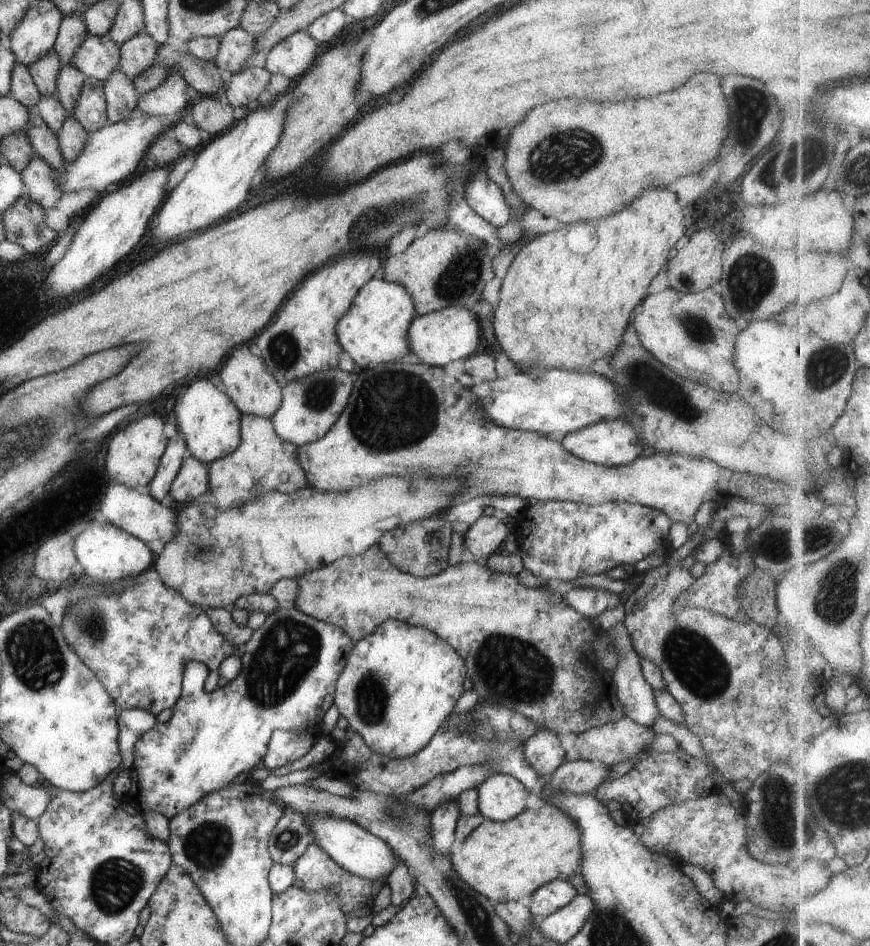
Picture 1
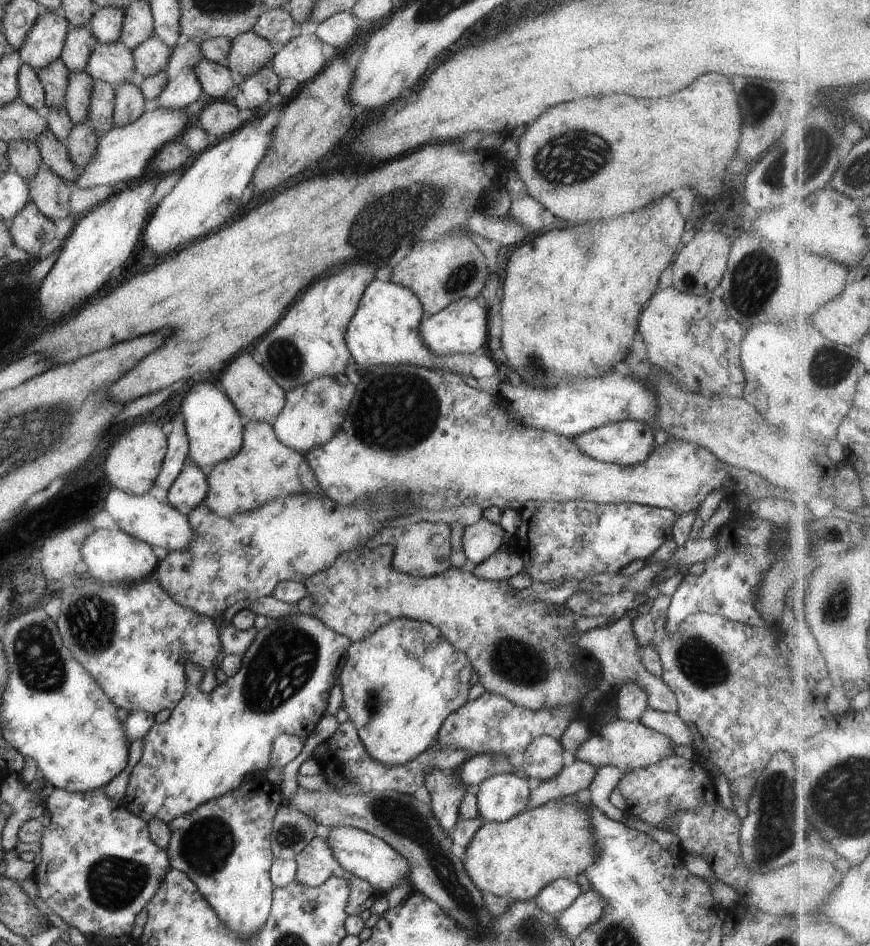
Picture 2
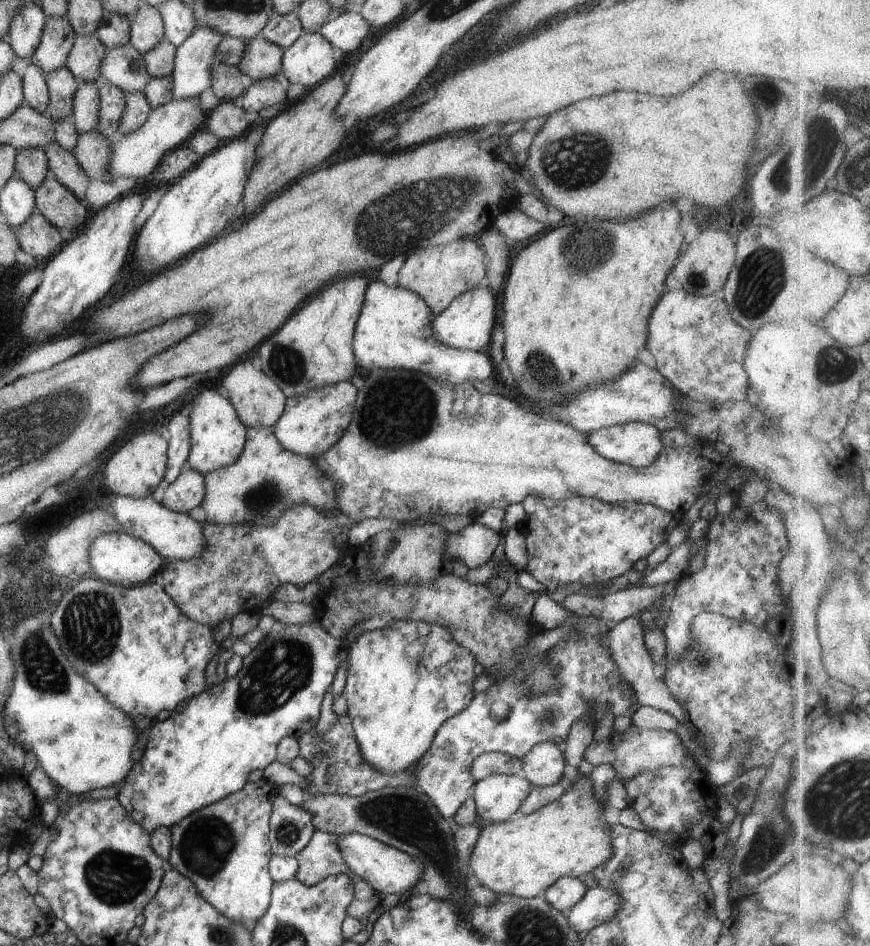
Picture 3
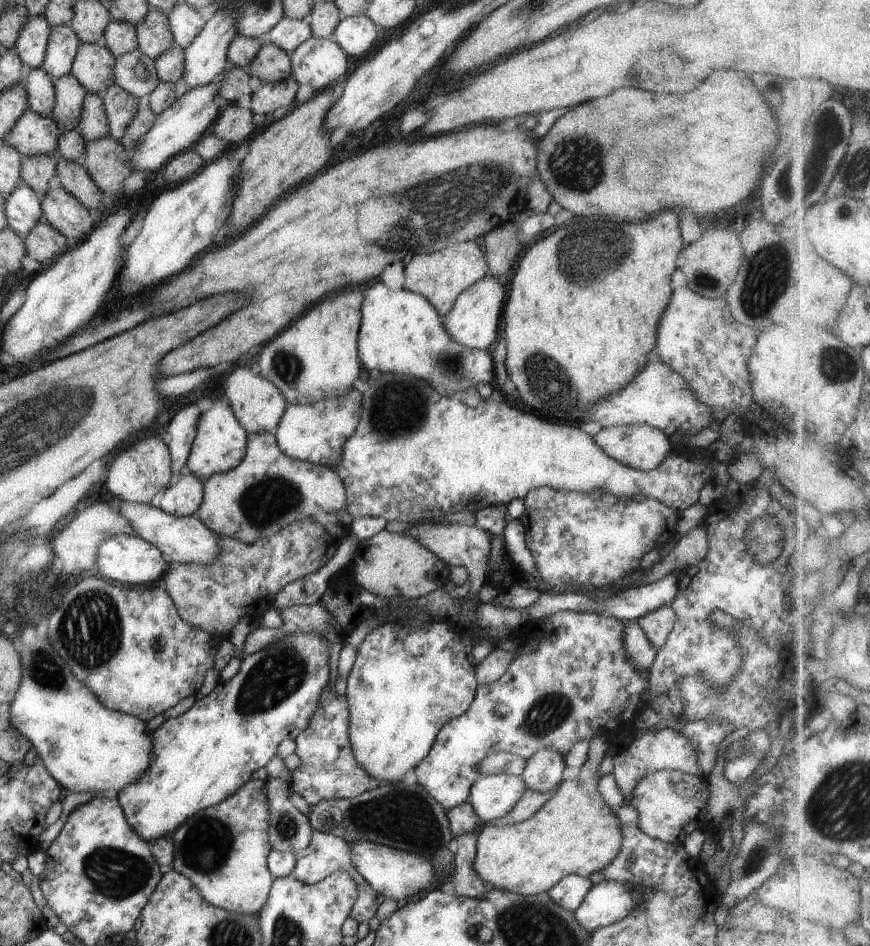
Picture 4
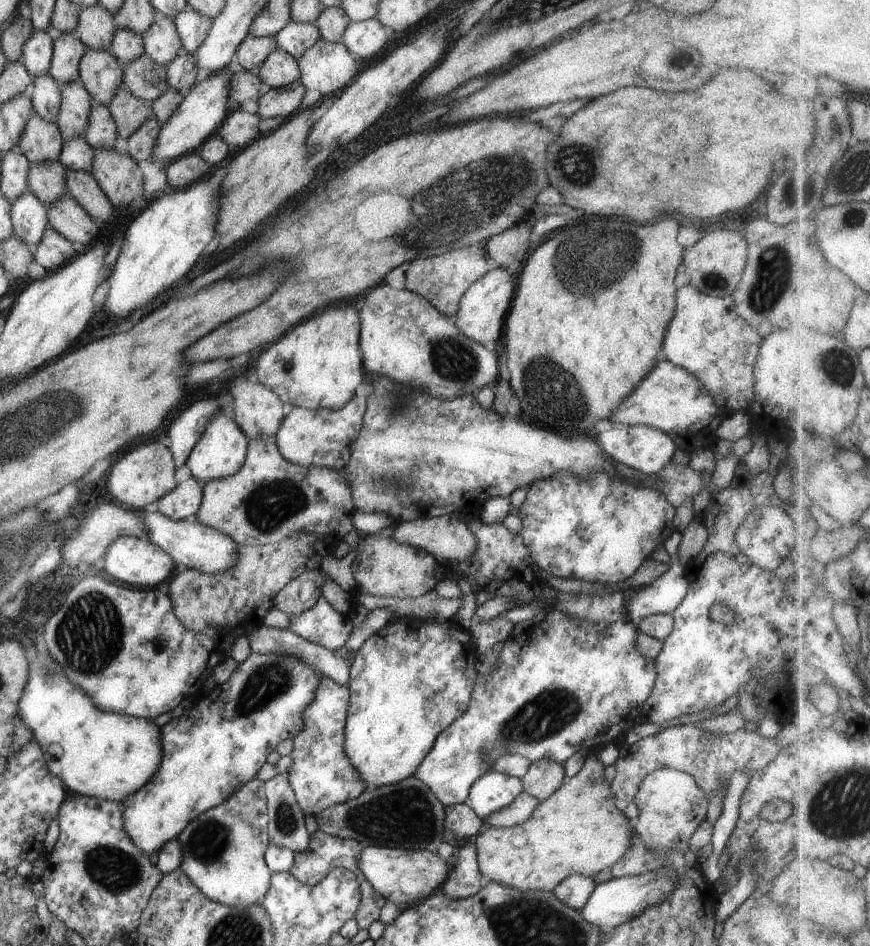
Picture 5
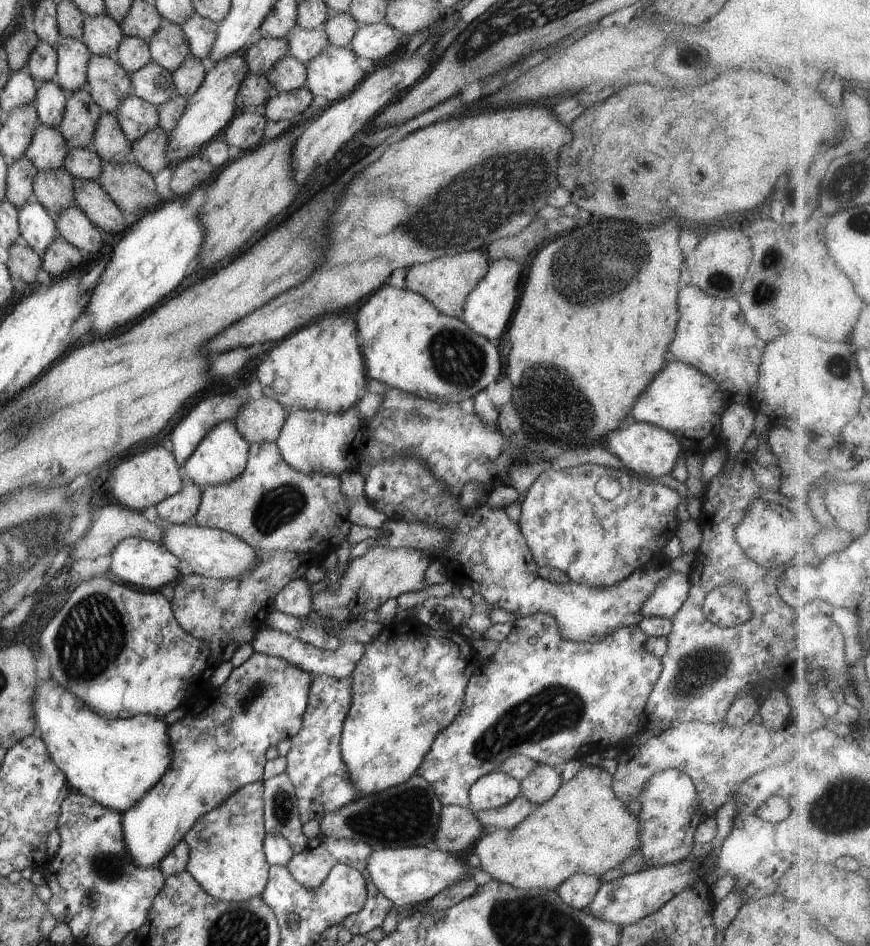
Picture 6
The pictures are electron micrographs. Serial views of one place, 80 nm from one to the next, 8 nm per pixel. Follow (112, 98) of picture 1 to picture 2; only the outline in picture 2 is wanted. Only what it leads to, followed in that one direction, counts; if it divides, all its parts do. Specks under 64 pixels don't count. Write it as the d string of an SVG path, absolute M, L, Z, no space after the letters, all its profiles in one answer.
M124 83L115 87L113 121L116 127L133 123L149 107L139 85Z

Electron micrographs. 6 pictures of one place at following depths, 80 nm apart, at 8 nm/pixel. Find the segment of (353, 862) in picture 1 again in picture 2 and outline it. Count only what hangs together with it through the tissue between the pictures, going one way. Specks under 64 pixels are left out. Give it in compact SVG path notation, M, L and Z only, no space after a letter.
M334 827L327 837L337 861L354 876L369 882L372 887L378 888L378 894L387 895L392 888L402 883L408 884L409 862L387 842L367 832L352 827Z

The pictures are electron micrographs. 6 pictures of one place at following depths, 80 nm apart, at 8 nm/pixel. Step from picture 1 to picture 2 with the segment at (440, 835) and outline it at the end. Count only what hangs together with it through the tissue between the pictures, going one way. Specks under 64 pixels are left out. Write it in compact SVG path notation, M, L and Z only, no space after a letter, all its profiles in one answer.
M461 768L451 771L434 769L424 777L424 788L430 794L430 804L441 829L448 832L459 819L459 808L464 795L469 791L459 783Z

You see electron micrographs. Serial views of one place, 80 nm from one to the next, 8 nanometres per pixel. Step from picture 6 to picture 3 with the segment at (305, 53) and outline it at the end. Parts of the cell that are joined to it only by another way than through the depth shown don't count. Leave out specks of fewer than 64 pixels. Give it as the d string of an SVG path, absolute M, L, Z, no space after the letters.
M273 12L268 24L261 30L260 35L268 42L276 44L285 51L304 33L306 32L297 12L287 15Z

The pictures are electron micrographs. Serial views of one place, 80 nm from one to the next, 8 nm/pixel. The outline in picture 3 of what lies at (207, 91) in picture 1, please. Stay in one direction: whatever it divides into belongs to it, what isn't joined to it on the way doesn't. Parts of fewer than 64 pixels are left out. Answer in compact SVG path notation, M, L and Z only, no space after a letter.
M218 62L213 63L211 87L214 94L221 101L234 101L238 96L244 95L242 74L243 72L238 67Z

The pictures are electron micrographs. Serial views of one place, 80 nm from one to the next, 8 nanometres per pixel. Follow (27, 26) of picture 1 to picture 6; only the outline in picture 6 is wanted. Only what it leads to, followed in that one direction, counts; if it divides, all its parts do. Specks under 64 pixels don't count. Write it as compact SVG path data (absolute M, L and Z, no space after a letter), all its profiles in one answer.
M60 37L56 46L57 73L53 81L61 86L66 96L87 86L87 64L92 56L82 40Z

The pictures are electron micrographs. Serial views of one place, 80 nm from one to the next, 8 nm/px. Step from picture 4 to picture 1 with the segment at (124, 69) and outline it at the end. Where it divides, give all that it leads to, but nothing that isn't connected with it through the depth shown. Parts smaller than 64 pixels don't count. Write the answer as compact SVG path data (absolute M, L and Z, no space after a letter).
M89 34L77 50L72 66L80 70L85 77L92 77L104 83L113 72L120 71L120 47L108 35L97 37Z

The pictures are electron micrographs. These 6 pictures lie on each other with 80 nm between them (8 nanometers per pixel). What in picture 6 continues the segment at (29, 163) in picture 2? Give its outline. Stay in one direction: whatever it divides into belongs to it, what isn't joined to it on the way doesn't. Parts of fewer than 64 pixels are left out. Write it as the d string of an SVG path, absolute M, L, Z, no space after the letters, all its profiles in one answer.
M64 167L49 173L37 171L32 200L38 201L51 215L58 216L74 204L74 181L75 178Z

